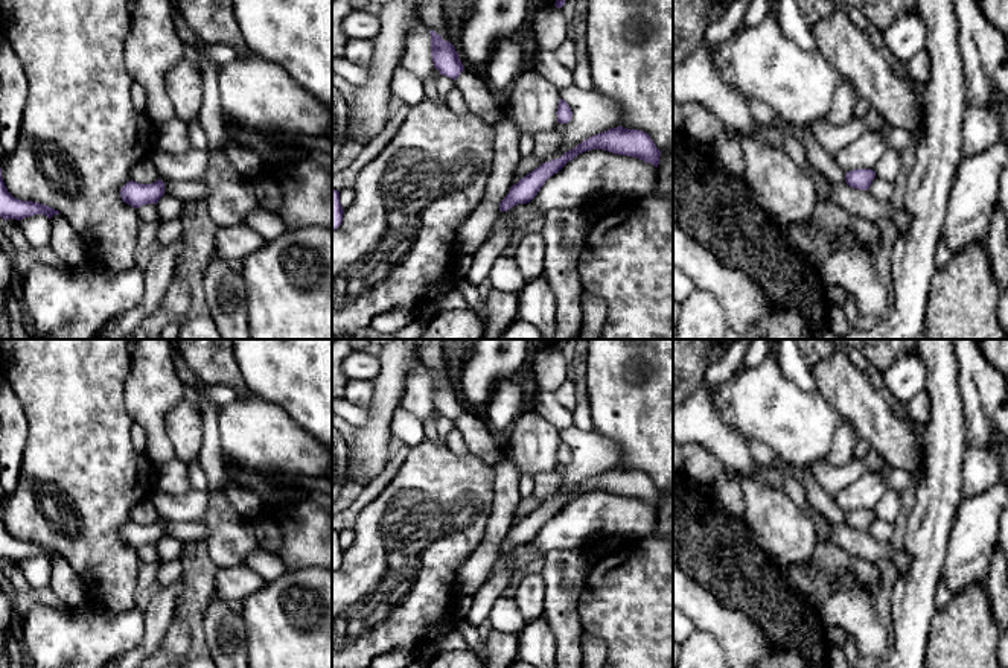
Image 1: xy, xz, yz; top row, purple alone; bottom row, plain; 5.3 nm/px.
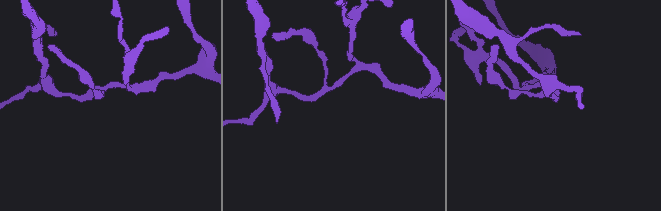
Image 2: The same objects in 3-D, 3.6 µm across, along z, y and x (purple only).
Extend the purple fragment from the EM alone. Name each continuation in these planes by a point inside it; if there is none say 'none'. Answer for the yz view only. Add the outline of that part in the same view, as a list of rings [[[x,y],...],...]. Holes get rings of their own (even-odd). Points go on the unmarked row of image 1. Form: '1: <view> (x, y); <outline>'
none

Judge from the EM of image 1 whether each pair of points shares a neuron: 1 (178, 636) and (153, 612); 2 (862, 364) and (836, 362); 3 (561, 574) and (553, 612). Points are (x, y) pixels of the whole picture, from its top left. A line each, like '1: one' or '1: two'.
1: two
2: two
3: one

